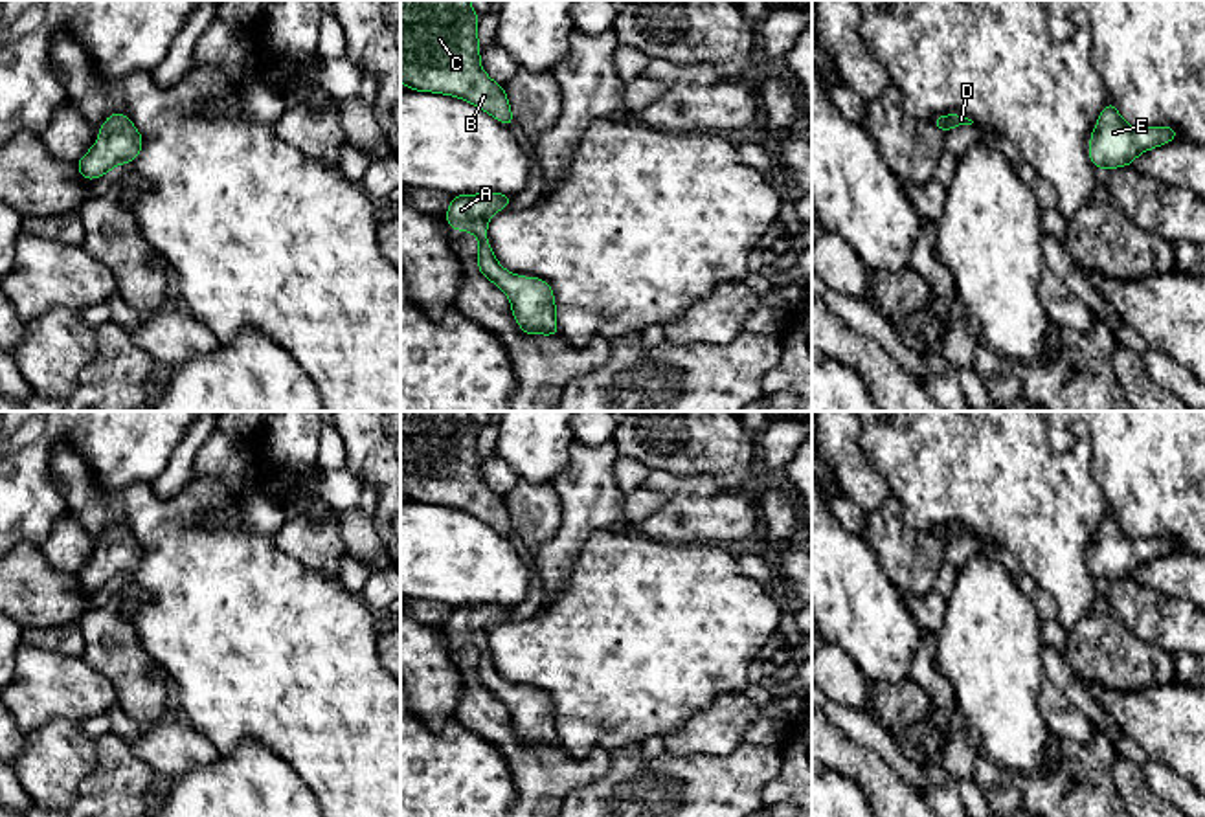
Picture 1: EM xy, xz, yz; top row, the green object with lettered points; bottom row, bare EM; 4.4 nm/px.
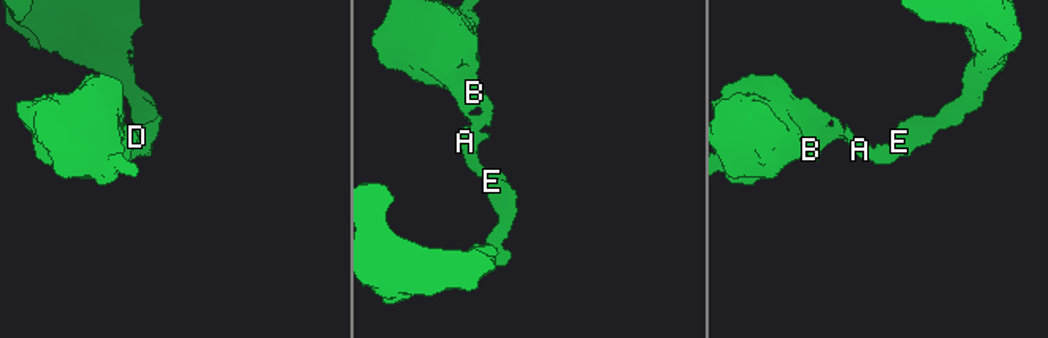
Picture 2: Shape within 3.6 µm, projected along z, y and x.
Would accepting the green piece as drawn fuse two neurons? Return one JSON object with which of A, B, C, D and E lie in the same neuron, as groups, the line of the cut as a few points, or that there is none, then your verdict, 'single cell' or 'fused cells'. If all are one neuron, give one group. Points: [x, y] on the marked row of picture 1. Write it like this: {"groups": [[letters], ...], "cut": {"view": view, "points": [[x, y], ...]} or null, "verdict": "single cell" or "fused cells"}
{"groups": [["A", "B", "C", "D", "E"]], "cut": null, "verdict": "single cell"}

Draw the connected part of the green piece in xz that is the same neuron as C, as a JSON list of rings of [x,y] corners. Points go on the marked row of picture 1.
[[[400,0],[400,83],[456,95],[514,127],[505,88],[481,70],[478,22],[470,0]]]

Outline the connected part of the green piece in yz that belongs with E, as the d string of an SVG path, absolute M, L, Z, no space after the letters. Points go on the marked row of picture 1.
M1108 99L1095 130L1089 138L1089 158L1095 169L1115 169L1132 165L1144 151L1177 140L1174 127L1133 129Z

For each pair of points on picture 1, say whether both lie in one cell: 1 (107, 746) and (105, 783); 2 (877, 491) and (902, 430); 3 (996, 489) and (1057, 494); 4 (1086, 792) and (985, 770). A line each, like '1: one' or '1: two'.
1: one
2: two
3: one
4: one

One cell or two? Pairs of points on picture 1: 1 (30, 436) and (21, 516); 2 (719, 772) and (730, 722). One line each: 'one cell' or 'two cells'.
1: one cell
2: two cells

